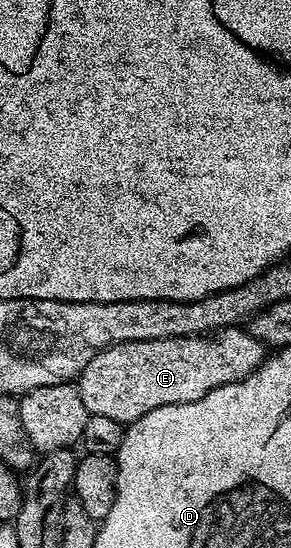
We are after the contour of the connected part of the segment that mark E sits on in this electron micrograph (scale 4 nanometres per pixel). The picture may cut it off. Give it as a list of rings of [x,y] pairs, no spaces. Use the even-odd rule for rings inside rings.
[[[229,328],[217,333],[215,336],[197,336],[194,338],[159,338],[158,340],[130,340],[122,344],[114,344],[107,346],[102,352],[98,352],[98,356],[94,356],[94,360],[90,360],[90,364],[86,364],[86,368],[80,373],[78,385],[80,395],[82,396],[82,404],[86,404],[89,414],[97,414],[98,416],[110,416],[110,420],[118,420],[125,424],[138,420],[142,416],[146,416],[146,412],[154,412],[154,408],[162,408],[166,404],[186,404],[198,400],[202,396],[206,396],[206,392],[210,392],[214,388],[218,388],[222,384],[234,384],[240,382],[246,376],[250,376],[250,372],[254,372],[262,365],[266,357],[266,347],[263,342],[259,342],[254,336],[250,336],[247,329]]]

